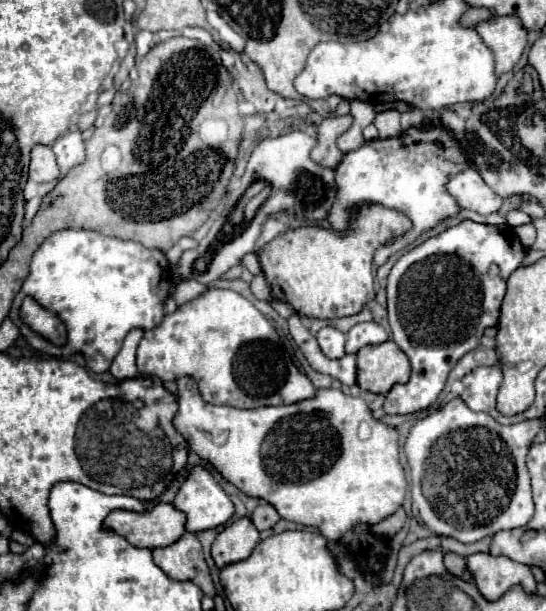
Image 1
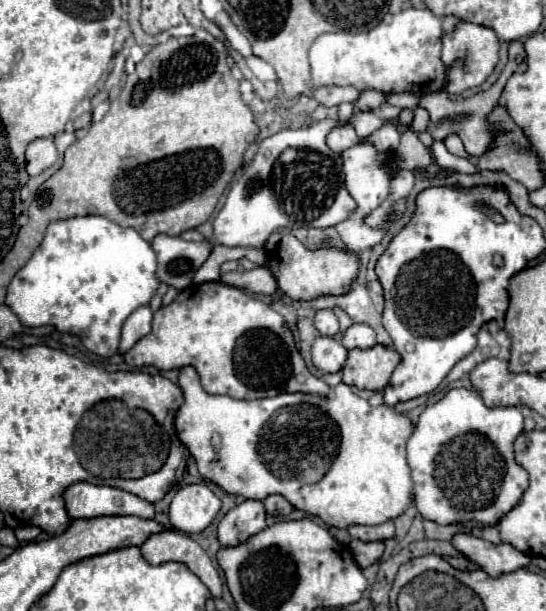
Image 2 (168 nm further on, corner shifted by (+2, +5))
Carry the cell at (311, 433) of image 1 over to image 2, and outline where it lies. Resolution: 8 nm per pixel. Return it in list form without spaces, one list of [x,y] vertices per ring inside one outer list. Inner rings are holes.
[[[184,366],[180,370],[178,386],[184,392],[184,404],[176,412],[176,422],[174,422],[178,440],[182,444],[186,444],[186,448],[194,456],[194,460],[198,464],[198,472],[204,478],[218,484],[228,494],[254,498],[254,500],[264,500],[270,494],[280,494],[296,510],[304,510],[312,516],[318,516],[322,522],[326,522],[328,526],[334,526],[334,528],[348,528],[352,524],[370,524],[370,526],[382,524],[386,520],[398,518],[410,504],[414,504],[414,500],[412,500],[412,476],[410,476],[410,466],[406,462],[406,442],[414,432],[414,424],[410,422],[408,416],[396,412],[394,408],[390,408],[386,404],[374,408],[374,406],[368,404],[368,400],[354,394],[352,388],[346,386],[346,384],[338,384],[334,388],[336,390],[334,396],[316,396],[316,394],[302,394],[302,392],[298,392],[298,394],[278,394],[274,398],[256,398],[256,400],[236,400],[236,398],[230,398],[230,396],[212,396],[212,394],[204,392],[204,388],[200,386],[200,376],[192,366]],[[216,432],[218,432],[218,440],[220,440],[218,446],[214,446],[214,440],[212,440]]]

